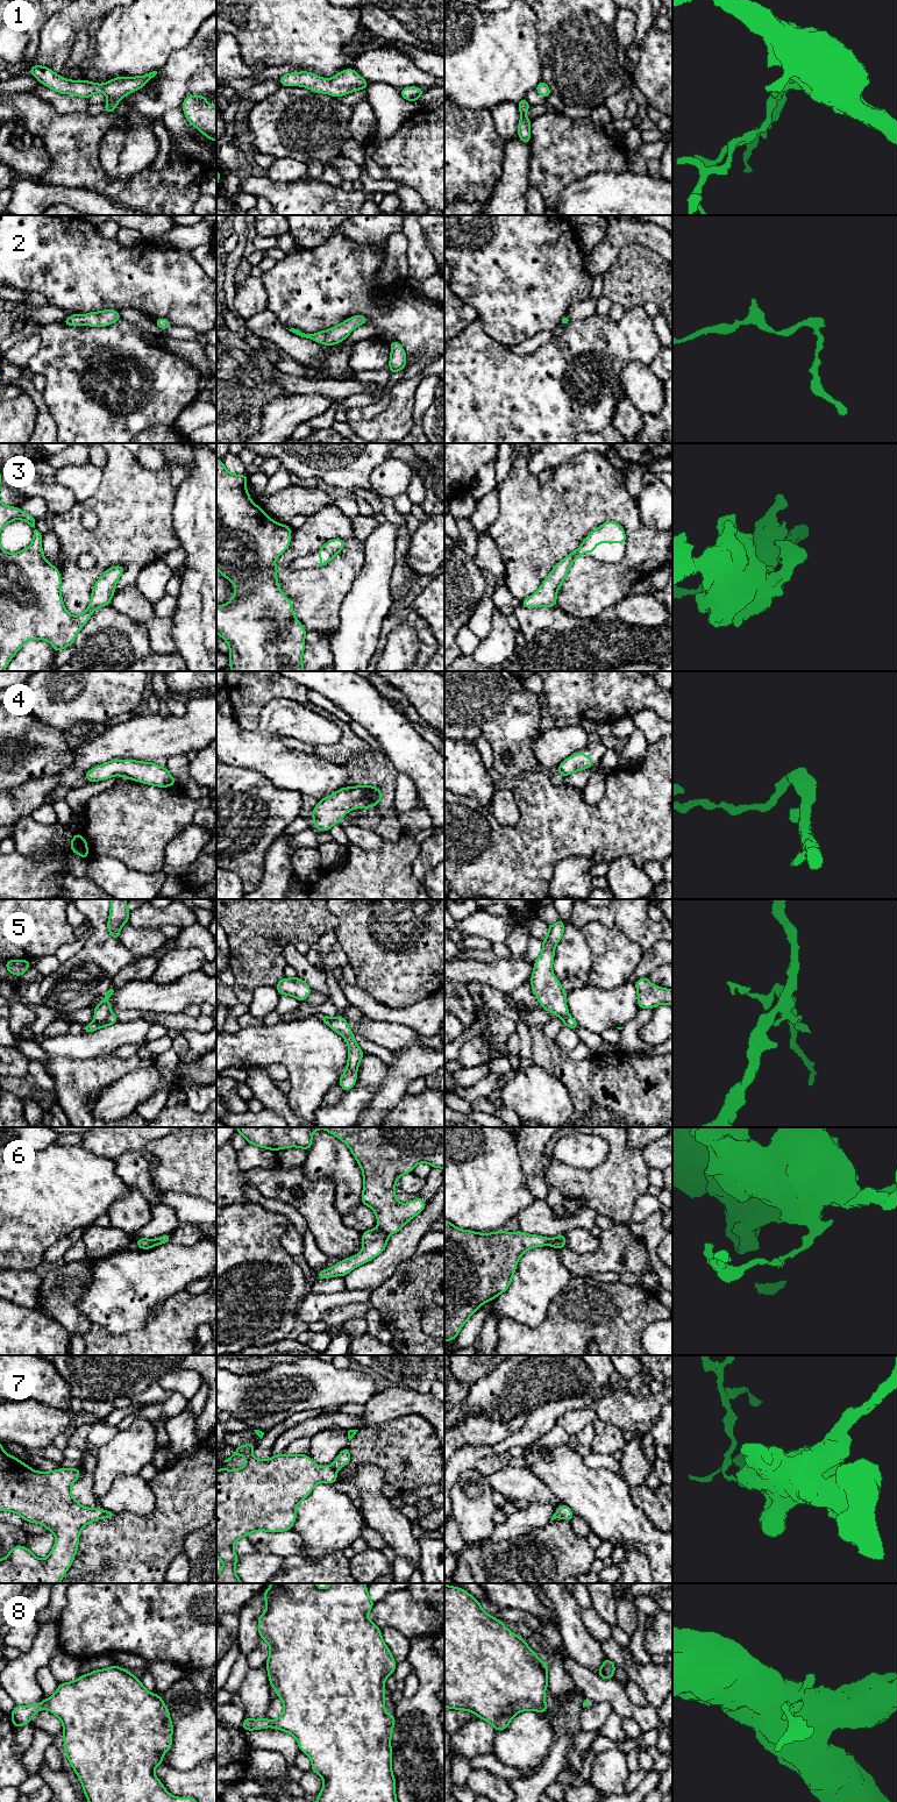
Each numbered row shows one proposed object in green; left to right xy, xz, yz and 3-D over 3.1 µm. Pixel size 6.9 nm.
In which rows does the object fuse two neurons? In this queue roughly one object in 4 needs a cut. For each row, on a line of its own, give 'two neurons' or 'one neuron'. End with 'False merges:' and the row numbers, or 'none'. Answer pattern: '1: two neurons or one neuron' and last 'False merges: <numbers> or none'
1: one neuron
2: one neuron
3: one neuron
4: one neuron
5: two neurons
6: two neurons
7: two neurons
8: one neuron
False merges: 5, 6, 7

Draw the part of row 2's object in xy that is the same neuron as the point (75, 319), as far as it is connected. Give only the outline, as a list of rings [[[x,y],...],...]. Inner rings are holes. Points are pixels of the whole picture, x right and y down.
[[[104,309],[101,312],[91,312],[84,315],[72,314],[64,321],[66,326],[91,326],[91,327],[105,327],[121,320],[121,316],[115,309]]]

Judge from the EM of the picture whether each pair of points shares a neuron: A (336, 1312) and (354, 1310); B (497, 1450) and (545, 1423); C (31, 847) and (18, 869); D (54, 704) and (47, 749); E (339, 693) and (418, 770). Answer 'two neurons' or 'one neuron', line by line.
A: one neuron
B: one neuron
C: two neurons
D: two neurons
E: one neuron

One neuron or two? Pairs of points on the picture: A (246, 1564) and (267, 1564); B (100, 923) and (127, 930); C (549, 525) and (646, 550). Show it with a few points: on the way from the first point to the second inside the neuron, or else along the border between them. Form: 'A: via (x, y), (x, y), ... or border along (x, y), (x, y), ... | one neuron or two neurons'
A: via (250, 1564), (262, 1564) | one neuron
B: border along (119, 940), (137, 959) | two neurons
C: via (576, 513), (618, 513), (628, 524) | one neuron

